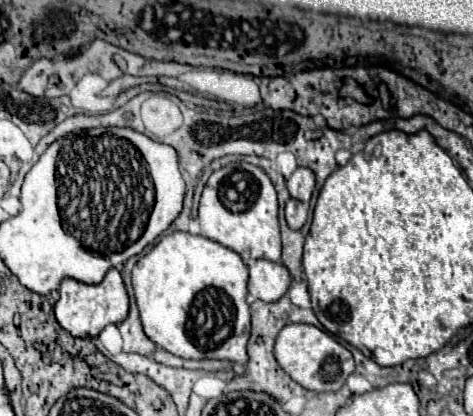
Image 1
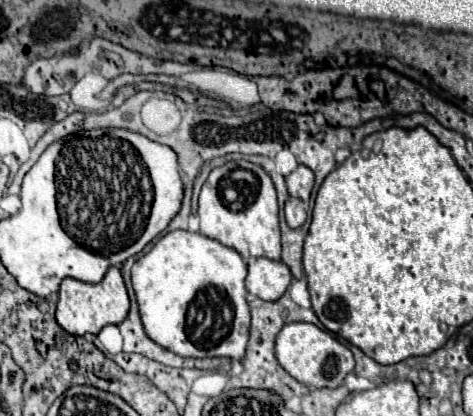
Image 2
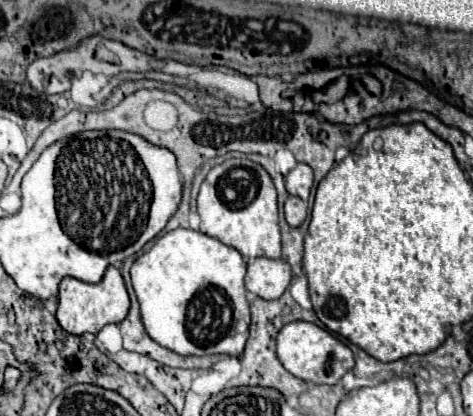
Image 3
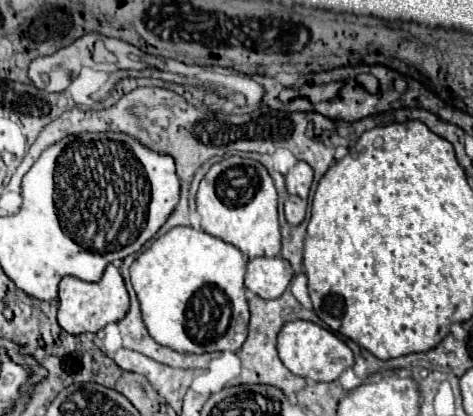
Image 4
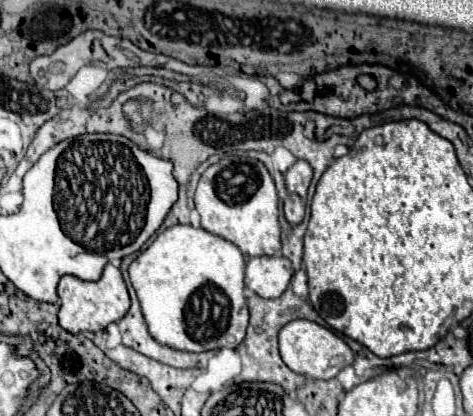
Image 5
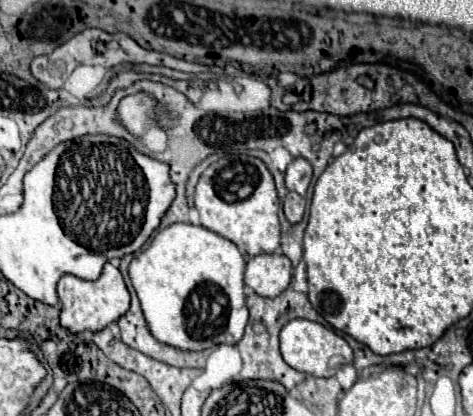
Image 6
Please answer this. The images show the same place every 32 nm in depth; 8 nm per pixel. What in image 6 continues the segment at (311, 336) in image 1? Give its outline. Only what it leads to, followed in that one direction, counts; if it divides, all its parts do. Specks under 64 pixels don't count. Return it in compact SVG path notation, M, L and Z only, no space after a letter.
M302 318L290 320L280 330L280 352L288 366L296 368L298 372L304 372L306 376L316 376L316 378L330 378L344 364L352 364L352 348L342 336L338 336L332 328Z

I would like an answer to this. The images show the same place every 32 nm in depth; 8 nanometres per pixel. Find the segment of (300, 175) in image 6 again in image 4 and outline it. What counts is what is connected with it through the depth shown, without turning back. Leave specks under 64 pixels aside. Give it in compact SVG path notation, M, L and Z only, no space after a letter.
M298 162L288 174L286 174L286 188L290 194L296 194L300 198L308 198L312 186L312 168L306 162Z

